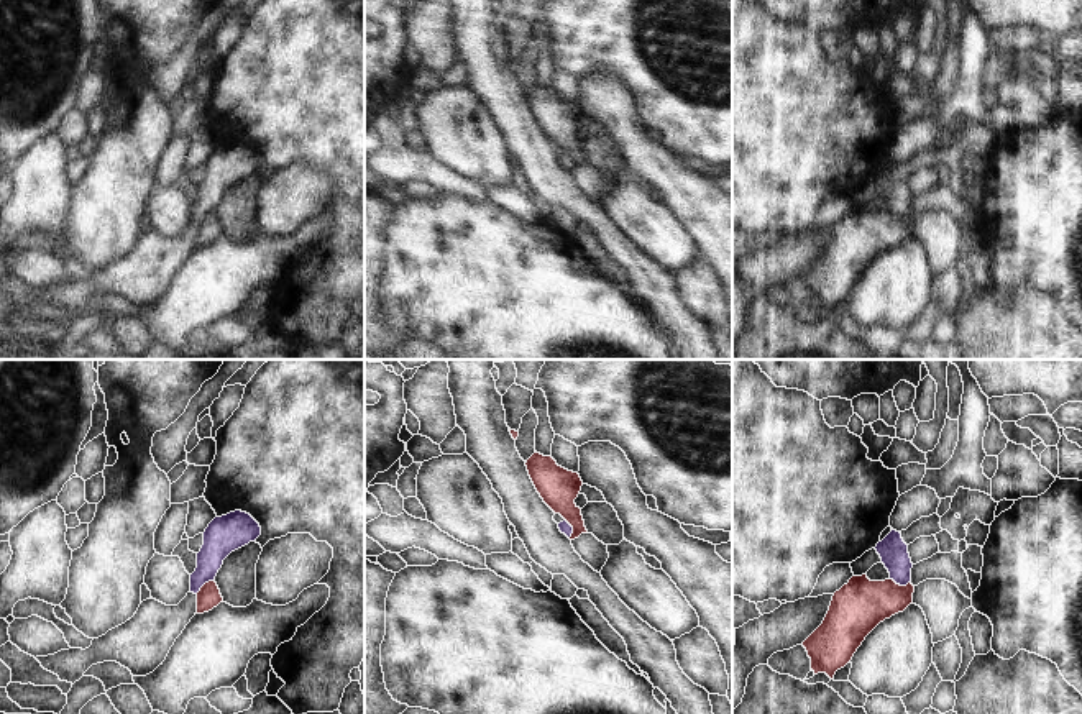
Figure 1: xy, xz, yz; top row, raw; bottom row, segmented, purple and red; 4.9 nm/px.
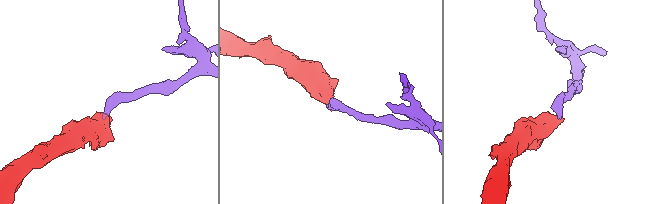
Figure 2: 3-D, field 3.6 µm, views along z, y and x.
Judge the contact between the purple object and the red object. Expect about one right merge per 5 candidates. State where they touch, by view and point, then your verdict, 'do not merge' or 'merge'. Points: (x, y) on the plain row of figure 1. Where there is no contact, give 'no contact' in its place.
meets purple in yz at (900, 217); do not merge

